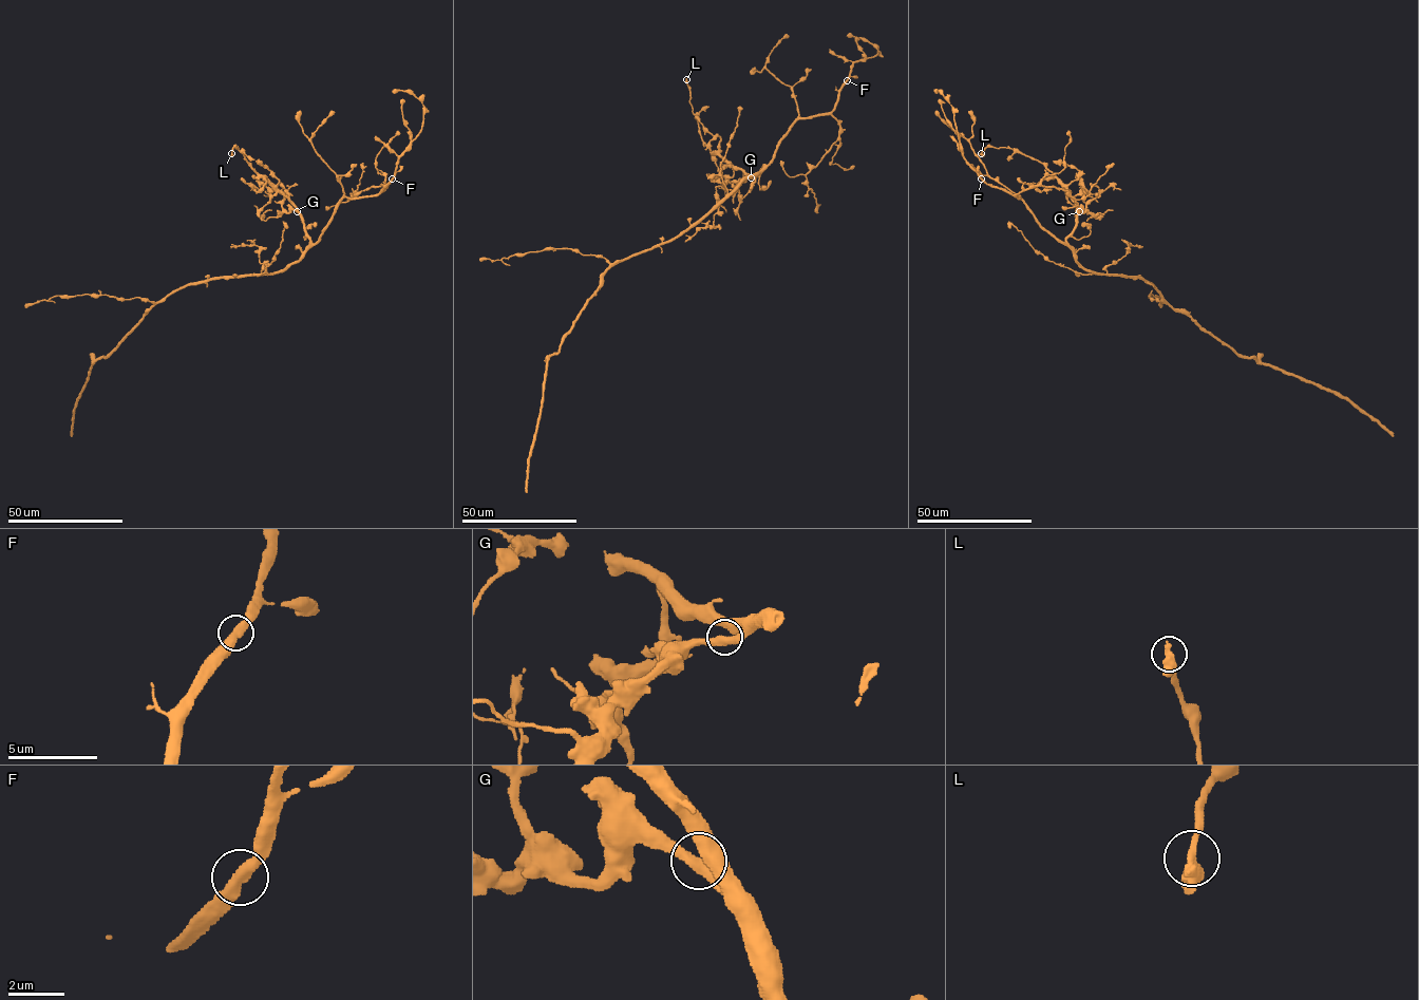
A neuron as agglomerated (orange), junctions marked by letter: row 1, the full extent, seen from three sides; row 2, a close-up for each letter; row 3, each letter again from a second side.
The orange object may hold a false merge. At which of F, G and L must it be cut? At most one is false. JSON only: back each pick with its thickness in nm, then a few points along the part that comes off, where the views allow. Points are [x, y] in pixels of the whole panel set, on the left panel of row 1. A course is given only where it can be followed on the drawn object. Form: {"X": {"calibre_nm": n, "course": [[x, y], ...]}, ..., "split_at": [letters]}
{"split_at": []}

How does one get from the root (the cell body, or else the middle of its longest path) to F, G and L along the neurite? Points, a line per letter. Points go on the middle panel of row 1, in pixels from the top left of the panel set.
F: (691, 227), (713, 210), (743, 180), (757, 174), (770, 163), (776, 145), (798, 118), (828, 114), (847, 80)
G: (691, 227), (751, 177)
L: (691, 227), (764, 165), (758, 174), (749, 175), (731, 167), (710, 149), (700, 134), (686, 80)

